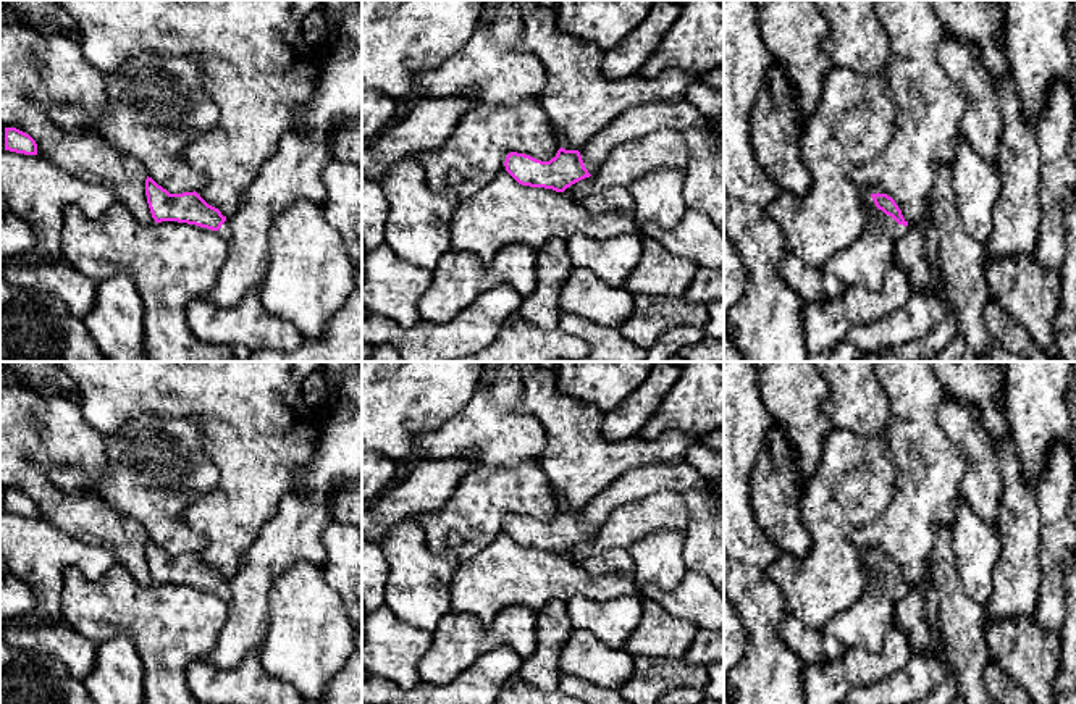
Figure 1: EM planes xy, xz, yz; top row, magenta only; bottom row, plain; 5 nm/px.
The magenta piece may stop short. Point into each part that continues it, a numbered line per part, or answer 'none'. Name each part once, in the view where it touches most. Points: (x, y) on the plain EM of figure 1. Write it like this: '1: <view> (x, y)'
1: yz (863, 625)

